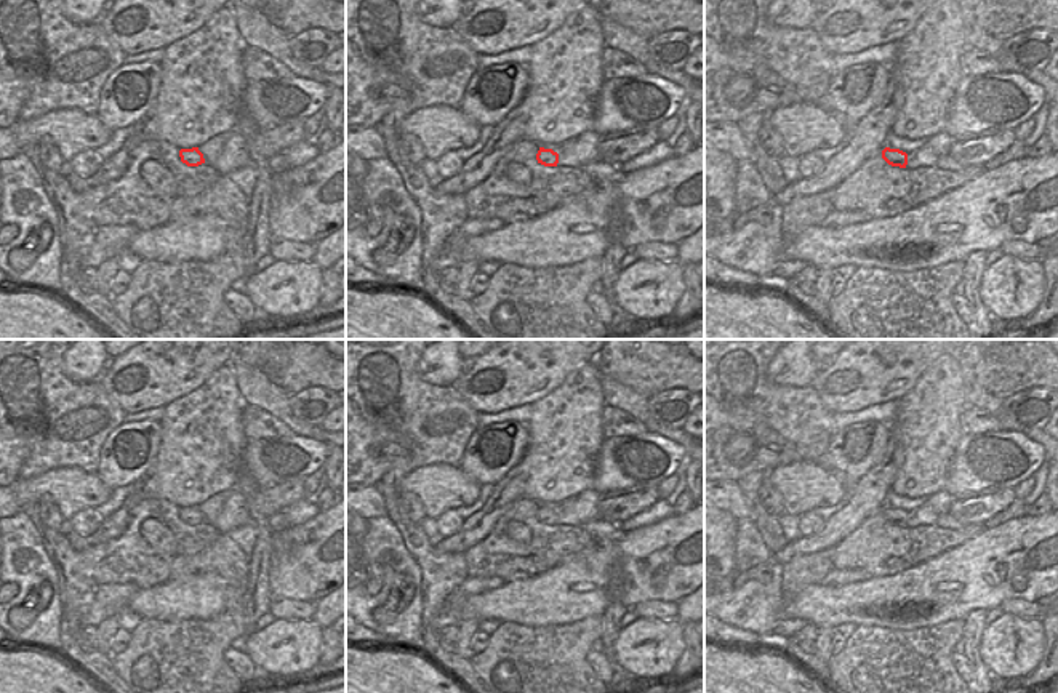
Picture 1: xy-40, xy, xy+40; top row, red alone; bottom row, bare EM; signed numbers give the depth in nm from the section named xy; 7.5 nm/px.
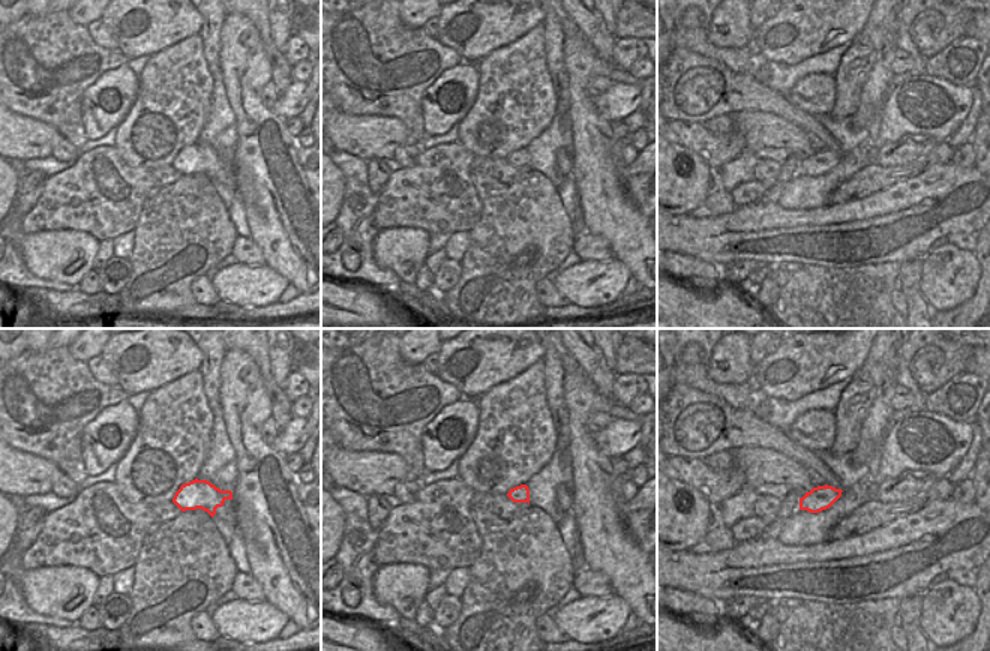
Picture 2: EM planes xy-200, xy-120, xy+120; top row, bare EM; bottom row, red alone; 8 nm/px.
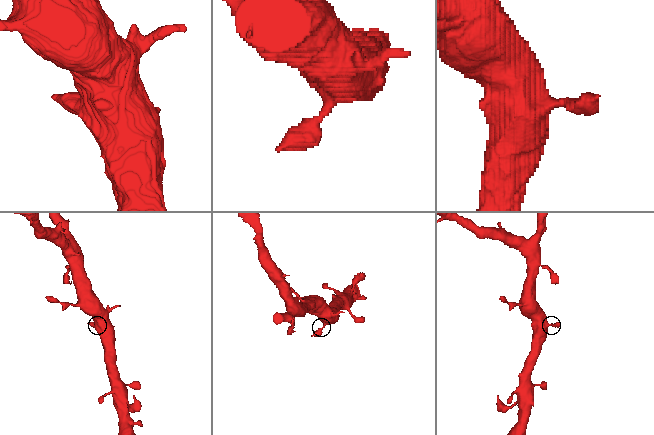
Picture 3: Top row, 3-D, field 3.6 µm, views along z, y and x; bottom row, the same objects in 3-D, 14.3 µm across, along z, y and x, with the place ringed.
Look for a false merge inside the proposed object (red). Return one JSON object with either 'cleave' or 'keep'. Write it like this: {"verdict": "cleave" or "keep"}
{"verdict": "keep"}

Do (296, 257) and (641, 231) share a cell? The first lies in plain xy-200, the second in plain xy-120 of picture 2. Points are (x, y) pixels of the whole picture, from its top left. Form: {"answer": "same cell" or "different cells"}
{"answer": "same cell"}

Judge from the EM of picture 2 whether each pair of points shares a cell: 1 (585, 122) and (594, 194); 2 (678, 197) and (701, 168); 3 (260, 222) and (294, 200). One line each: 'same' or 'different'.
1: same
2: same
3: same

